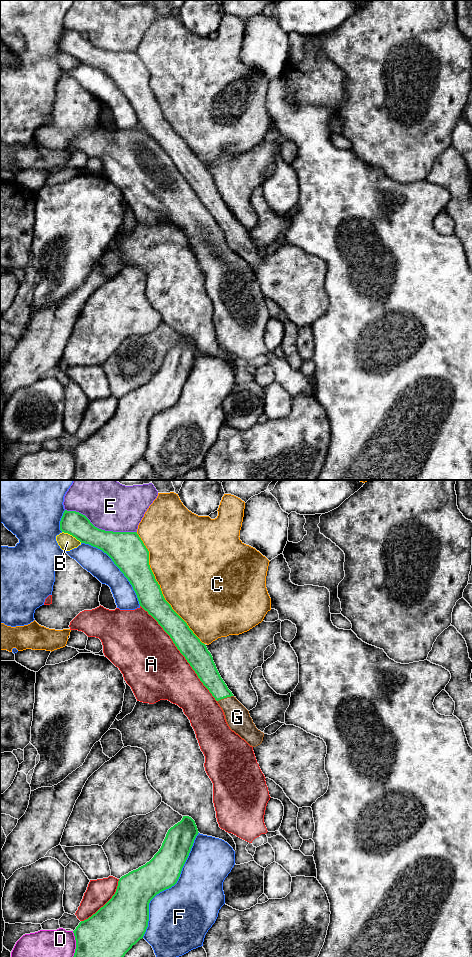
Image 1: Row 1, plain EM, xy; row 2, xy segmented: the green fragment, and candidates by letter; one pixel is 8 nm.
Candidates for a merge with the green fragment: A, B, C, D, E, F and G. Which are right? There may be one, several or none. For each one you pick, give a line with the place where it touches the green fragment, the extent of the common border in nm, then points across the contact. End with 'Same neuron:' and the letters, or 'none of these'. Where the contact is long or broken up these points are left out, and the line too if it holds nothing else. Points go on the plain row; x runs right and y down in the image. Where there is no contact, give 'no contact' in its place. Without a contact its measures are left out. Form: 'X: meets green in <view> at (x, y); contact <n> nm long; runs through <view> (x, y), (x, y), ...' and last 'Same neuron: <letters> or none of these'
G: meets green in xy at (225, 217); contact 140 nm long; runs through xy (207, 192), (225, 217), (237, 237)
Same neuron: G

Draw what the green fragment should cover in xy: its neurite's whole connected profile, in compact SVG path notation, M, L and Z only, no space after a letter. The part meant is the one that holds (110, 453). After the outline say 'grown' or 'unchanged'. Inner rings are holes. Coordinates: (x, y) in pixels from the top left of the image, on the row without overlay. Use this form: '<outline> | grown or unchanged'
M189 336L171 347L159 371L145 385L122 396L112 418L73 451L76 469L71 480L121 480L143 458L149 441L149 423L160 412L174 406L198 355Z | unchanged

